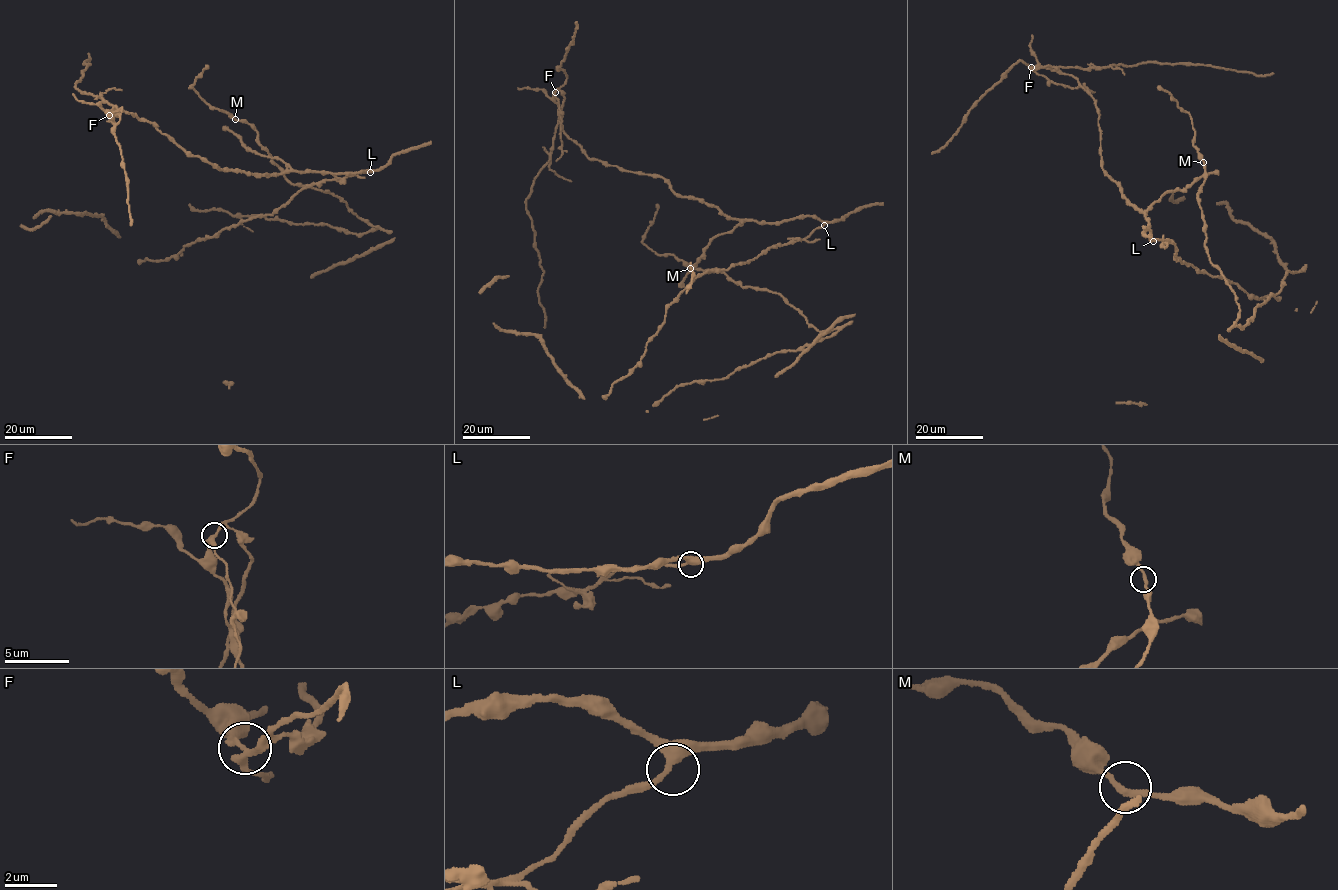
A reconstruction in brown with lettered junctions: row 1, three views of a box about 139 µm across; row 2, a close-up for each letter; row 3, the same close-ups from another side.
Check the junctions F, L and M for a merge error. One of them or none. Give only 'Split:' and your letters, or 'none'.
Split: F

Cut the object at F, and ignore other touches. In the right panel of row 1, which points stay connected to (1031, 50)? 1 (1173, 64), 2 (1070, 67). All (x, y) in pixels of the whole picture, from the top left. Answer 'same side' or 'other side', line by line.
1: other side
2: other side

